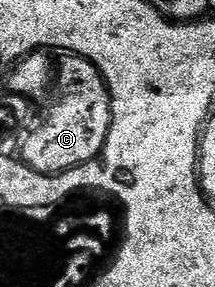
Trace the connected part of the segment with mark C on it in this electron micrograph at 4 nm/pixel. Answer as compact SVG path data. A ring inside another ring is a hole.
M67 55L62 59L64 60L62 63L58 64L57 76L55 79L56 88L58 86L61 89L61 95L52 105L49 115L44 119L44 121L42 119L42 121L36 126L37 135L27 143L27 151L25 151L27 159L29 159L35 167L39 167L39 169L47 169L47 171L49 171L49 169L61 169L61 167L65 167L65 165L71 165L71 163L75 163L75 161L83 161L83 159L88 162L96 160L100 156L102 149L105 147L106 137L109 136L110 122L113 119L113 105L110 101L109 87L106 85L105 79L99 73L97 67L81 56Z

